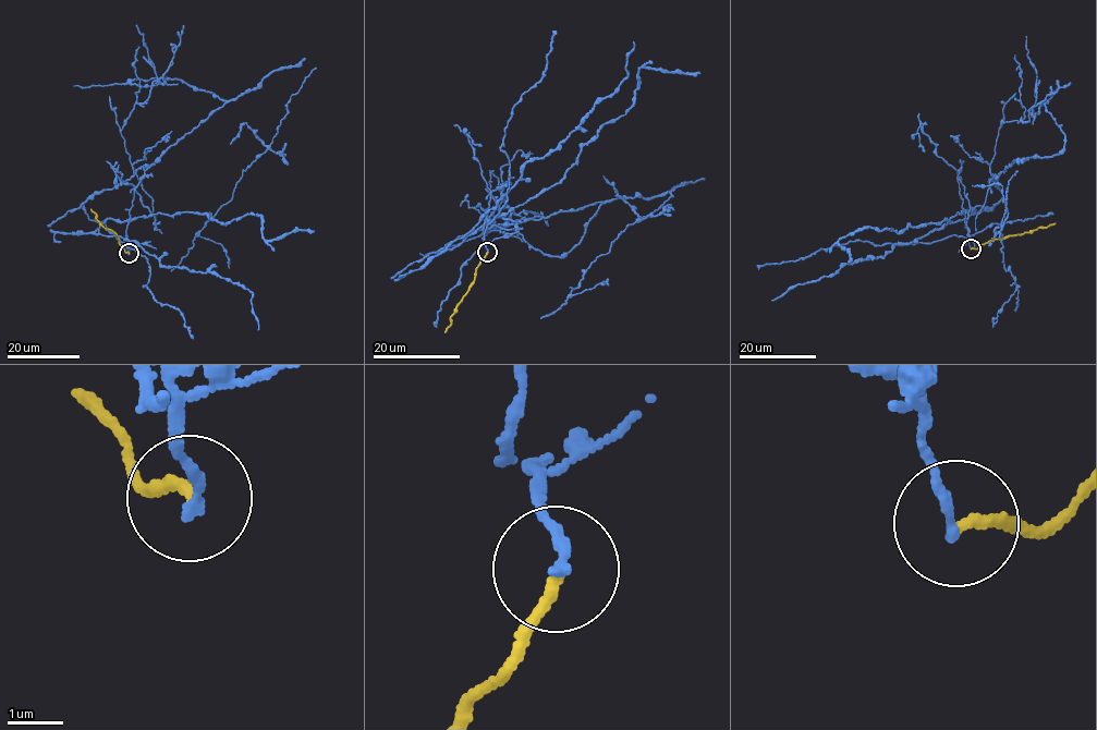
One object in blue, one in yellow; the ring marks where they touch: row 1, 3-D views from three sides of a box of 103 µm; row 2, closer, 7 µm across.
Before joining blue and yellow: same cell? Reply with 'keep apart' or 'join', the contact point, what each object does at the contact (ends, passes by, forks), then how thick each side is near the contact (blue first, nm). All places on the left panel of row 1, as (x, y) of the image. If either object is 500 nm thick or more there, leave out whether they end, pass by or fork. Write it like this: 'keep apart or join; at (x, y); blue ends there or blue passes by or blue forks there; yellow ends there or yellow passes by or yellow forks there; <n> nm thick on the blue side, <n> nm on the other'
keep apart; at (129, 253); blue ends there; yellow ends there; 200 nm thick on the blue side, 190 nm on the other

